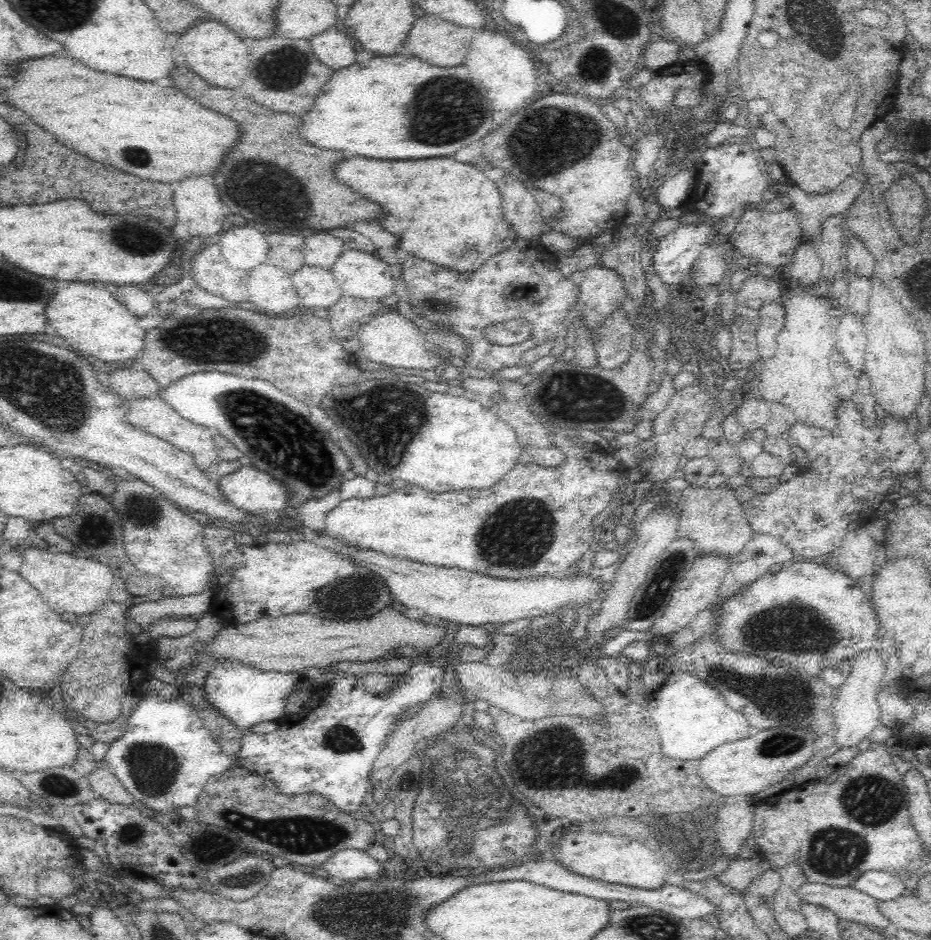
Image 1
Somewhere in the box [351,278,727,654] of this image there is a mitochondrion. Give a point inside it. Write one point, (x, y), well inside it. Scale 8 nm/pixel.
(515, 537)

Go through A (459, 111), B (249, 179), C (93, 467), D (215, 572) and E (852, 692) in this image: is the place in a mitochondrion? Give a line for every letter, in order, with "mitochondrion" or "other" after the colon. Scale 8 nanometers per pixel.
A: mitochondrion
B: mitochondrion
C: other
D: other
E: other

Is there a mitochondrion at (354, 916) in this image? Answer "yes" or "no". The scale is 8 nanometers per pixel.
yes

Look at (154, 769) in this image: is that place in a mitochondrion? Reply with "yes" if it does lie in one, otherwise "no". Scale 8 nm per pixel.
yes

